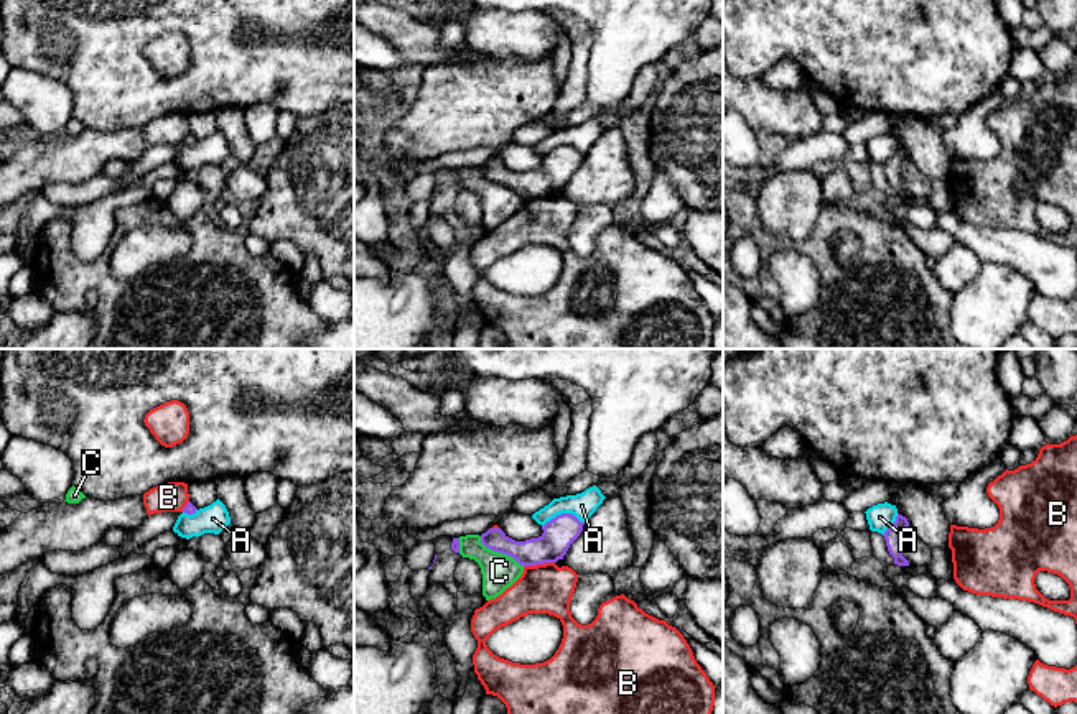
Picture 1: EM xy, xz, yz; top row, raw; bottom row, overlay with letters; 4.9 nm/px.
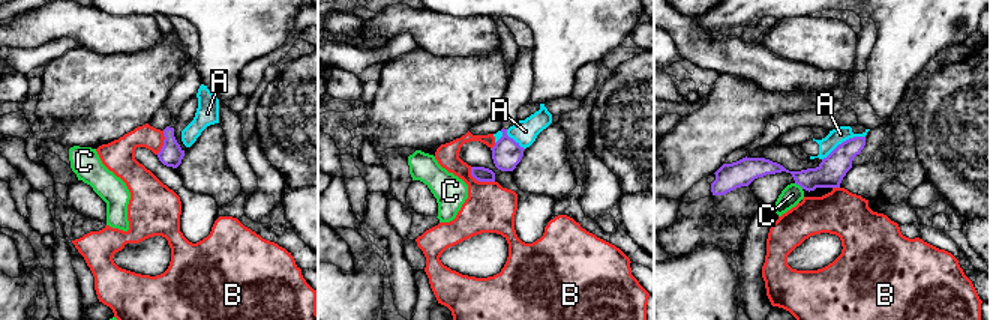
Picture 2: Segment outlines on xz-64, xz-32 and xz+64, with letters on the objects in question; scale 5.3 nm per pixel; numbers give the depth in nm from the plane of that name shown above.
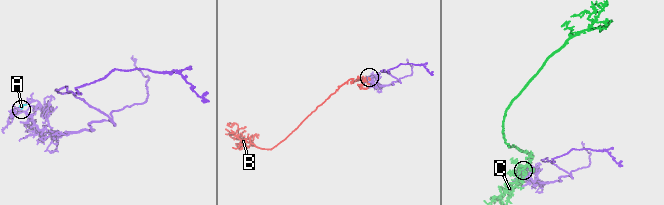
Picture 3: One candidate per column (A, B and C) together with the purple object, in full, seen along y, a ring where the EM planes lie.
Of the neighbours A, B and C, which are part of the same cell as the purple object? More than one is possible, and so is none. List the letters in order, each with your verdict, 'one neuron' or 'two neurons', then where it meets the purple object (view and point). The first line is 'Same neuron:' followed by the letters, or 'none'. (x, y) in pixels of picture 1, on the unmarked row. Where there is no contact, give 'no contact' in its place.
Same neuron: none
A: two neurons; contact xz (562, 145)
B: two neurons; contact xz (539, 194)
C: two neurons; contact xz (501, 183)

